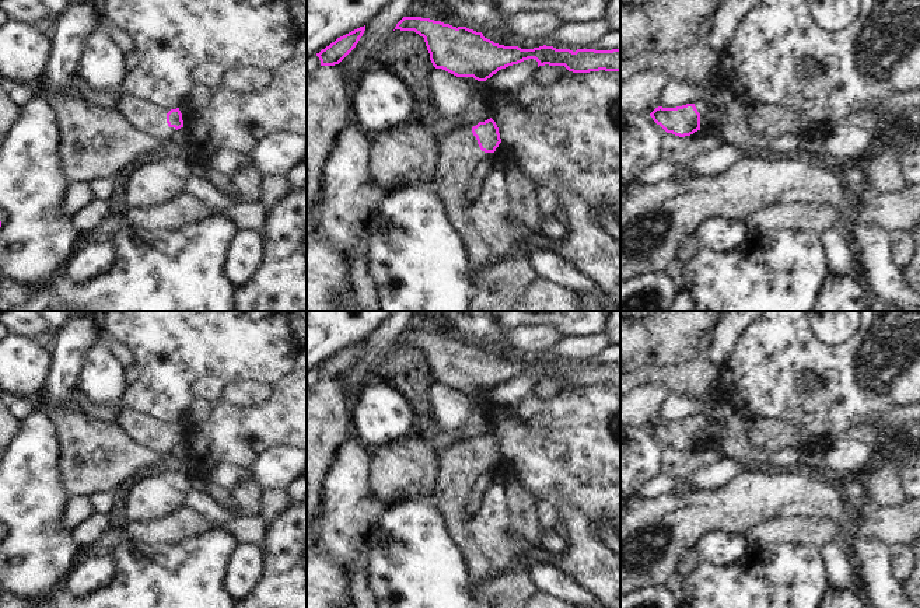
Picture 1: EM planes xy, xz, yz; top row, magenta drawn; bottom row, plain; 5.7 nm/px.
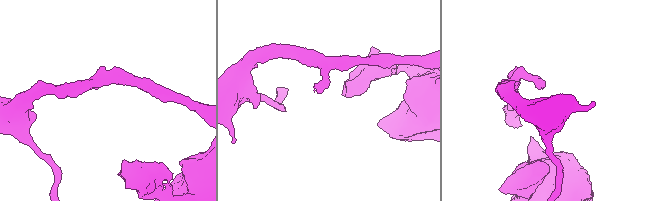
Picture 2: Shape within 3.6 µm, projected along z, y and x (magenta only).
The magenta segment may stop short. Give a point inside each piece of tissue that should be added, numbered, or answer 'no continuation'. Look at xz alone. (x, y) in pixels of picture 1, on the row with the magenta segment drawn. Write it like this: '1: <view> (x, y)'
1: xz (458, 153)

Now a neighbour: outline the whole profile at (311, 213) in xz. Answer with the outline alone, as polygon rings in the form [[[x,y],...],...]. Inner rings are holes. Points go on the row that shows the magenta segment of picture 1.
[[[319,189],[316,192],[315,202],[312,203],[309,209],[307,209],[307,237],[309,234],[314,234],[314,230],[316,227],[316,214],[318,214],[318,210],[322,207],[323,199],[325,199],[325,193],[322,189]]]

